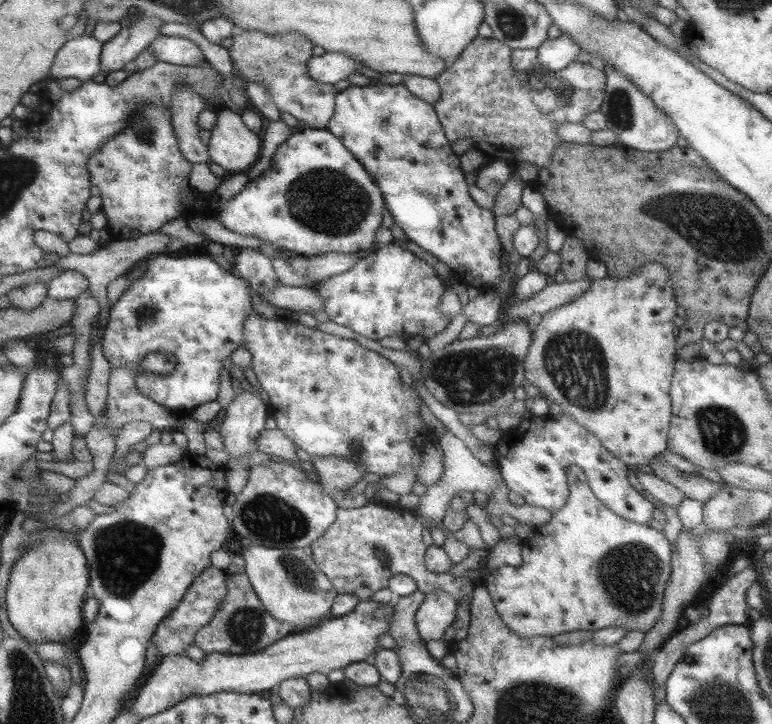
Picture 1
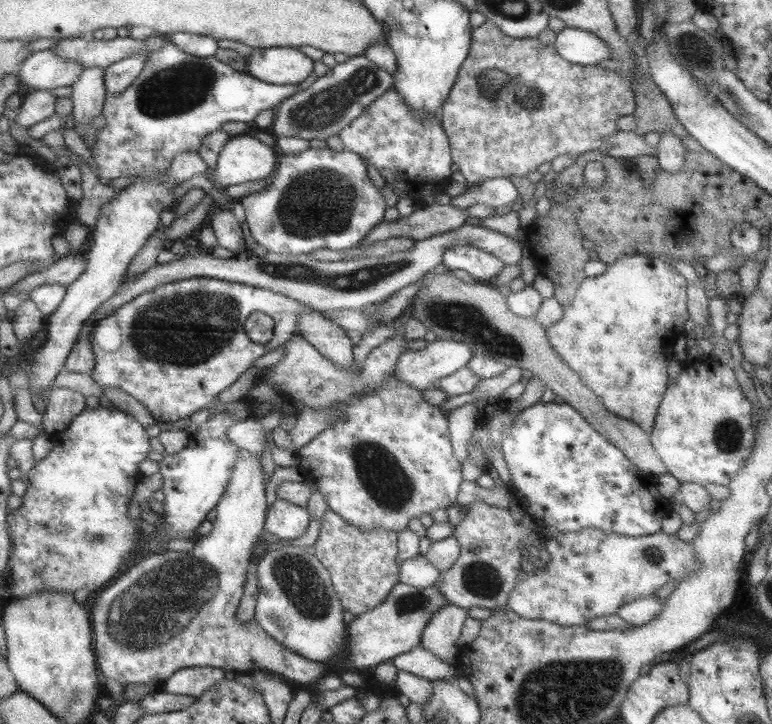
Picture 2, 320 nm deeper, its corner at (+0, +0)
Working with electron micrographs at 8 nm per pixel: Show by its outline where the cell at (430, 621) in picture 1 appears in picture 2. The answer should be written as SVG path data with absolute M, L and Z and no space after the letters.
M446 603L427 621L422 630L420 644L439 660L454 665L459 649L455 642L467 616L466 608Z

